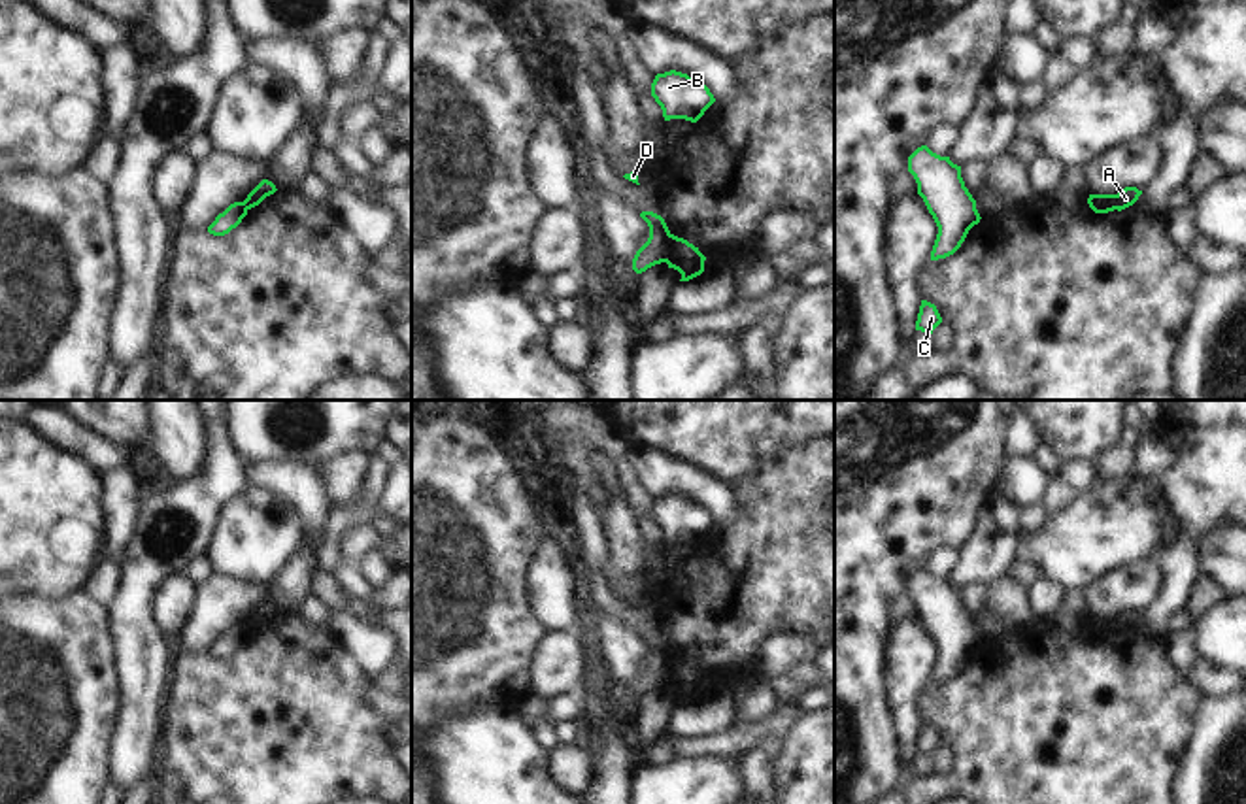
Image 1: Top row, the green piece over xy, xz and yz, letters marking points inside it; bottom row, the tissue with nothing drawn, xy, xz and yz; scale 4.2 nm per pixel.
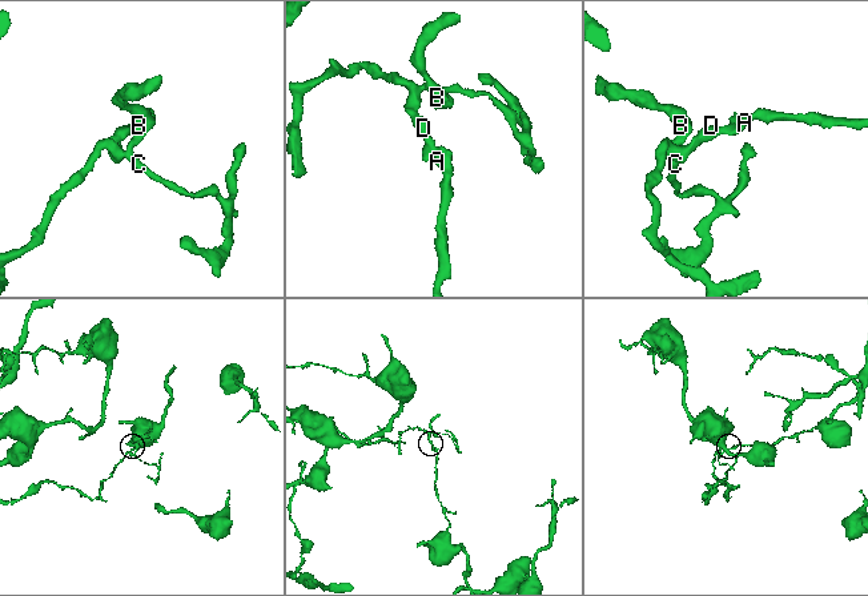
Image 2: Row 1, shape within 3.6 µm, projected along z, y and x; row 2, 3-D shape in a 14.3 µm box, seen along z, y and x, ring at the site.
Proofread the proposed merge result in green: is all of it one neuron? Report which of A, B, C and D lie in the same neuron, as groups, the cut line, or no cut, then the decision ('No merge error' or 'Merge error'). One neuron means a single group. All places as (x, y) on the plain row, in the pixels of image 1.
Groups: A / B C D. Split along xz (671, 657), (665, 684). Merge error

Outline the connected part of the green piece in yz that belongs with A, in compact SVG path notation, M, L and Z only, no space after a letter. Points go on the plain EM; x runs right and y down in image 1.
M1125 610L1118 617L1089 617L1087 627L1095 636L1121 634L1133 628L1142 613L1137 610Z

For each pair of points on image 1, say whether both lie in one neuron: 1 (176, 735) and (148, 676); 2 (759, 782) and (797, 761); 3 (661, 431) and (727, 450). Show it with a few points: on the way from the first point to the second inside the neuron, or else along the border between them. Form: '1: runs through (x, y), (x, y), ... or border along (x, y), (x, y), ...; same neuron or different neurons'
1: border along (161, 712), (161, 746), (157, 752); different neurons
2: border along (784, 735), (784, 744), (773, 763), (771, 784); different neurons
3: runs through (678, 431), (710, 433); same neuron

